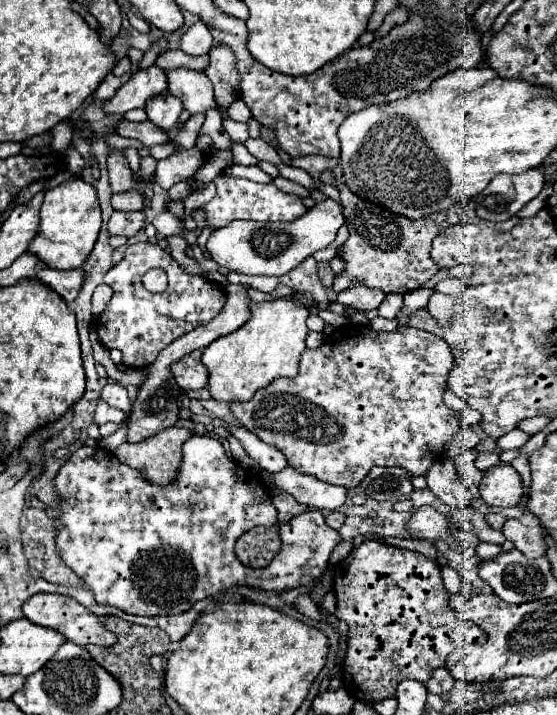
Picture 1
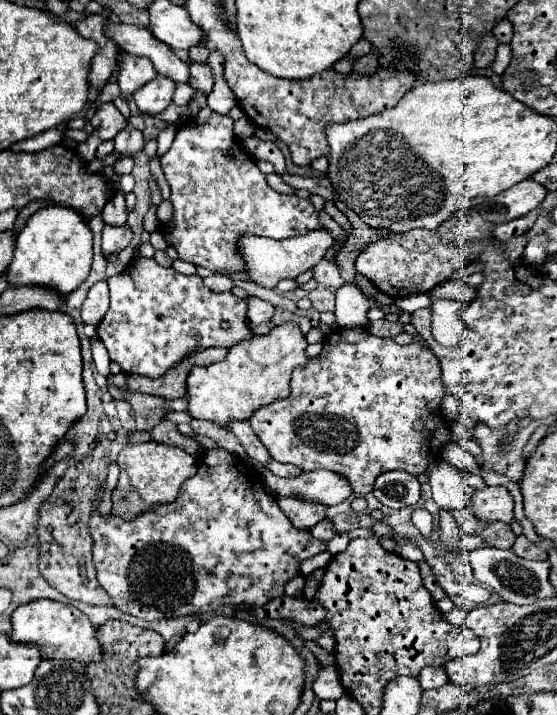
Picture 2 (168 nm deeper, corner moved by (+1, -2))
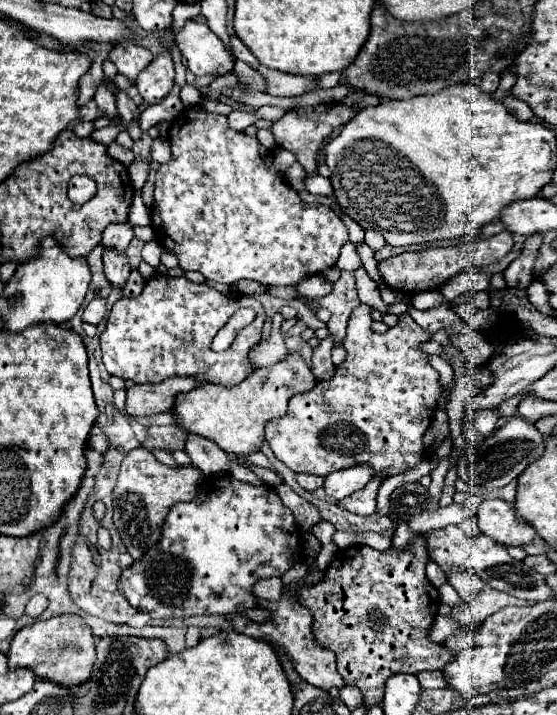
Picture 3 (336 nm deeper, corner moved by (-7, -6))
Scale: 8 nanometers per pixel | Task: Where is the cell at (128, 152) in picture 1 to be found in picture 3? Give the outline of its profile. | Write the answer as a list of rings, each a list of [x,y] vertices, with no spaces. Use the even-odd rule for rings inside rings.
[[[140,191],[134,193],[132,207],[130,207],[130,213],[128,213],[128,221],[132,225],[150,225],[150,211],[142,201],[142,193]]]

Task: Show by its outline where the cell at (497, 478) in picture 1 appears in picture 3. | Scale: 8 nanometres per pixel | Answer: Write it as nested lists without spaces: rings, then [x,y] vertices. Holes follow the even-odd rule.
[[[484,499],[478,509],[480,531],[502,545],[526,545],[534,539],[534,529],[516,515],[514,503],[504,499]]]

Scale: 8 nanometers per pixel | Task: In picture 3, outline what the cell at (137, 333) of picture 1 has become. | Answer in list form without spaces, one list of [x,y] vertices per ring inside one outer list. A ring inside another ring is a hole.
[[[156,275],[146,281],[138,297],[122,297],[110,309],[106,329],[100,335],[102,361],[110,375],[136,383],[162,383],[170,377],[194,375],[196,379],[234,385],[252,371],[252,365],[246,361],[248,349],[262,339],[264,319],[264,307],[250,295],[228,297],[206,283],[192,283],[186,277]],[[148,305],[154,311],[148,311]],[[242,307],[252,307],[256,319],[238,333],[236,341],[226,351],[212,351],[210,345],[218,329]]]

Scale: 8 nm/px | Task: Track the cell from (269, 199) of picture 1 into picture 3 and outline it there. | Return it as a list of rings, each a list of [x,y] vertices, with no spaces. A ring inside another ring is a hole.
[[[190,107],[190,109],[184,109],[184,113],[180,113],[180,115],[172,121],[170,131],[168,131],[168,137],[170,137],[170,145],[172,145],[172,159],[170,159],[170,163],[160,165],[160,169],[158,169],[158,173],[156,173],[154,207],[152,207],[152,227],[154,227],[156,239],[162,243],[162,247],[166,247],[166,249],[170,249],[170,251],[174,251],[174,253],[178,255],[180,267],[182,267],[184,271],[200,271],[206,279],[218,281],[218,283],[226,283],[226,285],[232,285],[232,283],[236,283],[236,281],[240,281],[240,279],[254,279],[254,281],[258,281],[258,283],[270,287],[270,285],[296,285],[300,279],[306,279],[306,277],[310,277],[310,275],[318,275],[318,273],[326,271],[328,267],[336,265],[338,255],[340,255],[340,247],[344,245],[344,241],[348,241],[348,229],[346,229],[346,225],[338,219],[338,215],[336,215],[330,207],[304,205],[304,203],[300,201],[298,193],[296,193],[290,185],[282,185],[282,175],[280,175],[278,171],[274,171],[274,167],[272,167],[272,153],[270,153],[268,149],[264,149],[255,136],[251,137],[245,132],[235,131],[228,127],[224,115],[208,113],[208,111],[200,109],[200,107]],[[182,115],[184,115],[184,121],[182,121]],[[200,117],[204,119],[202,123],[200,123]],[[194,119],[196,119],[196,121],[194,121]],[[220,143],[226,143],[226,147],[222,147],[222,149],[218,151],[218,145],[220,145]],[[253,147],[256,151],[252,151]],[[248,149],[250,149],[250,151],[248,151]],[[248,153],[251,155],[250,159],[252,159],[252,153],[254,153],[254,157],[256,157],[256,153],[258,153],[258,165],[253,166],[250,160],[248,163],[246,162],[244,157],[248,157]],[[260,159],[262,159],[262,167],[260,167]],[[264,159],[266,159],[266,161],[264,161]]]

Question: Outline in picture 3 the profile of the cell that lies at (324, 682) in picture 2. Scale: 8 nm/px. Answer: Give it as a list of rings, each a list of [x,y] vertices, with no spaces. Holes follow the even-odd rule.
[[[284,589],[280,601],[260,601],[260,607],[270,609],[274,613],[274,617],[270,621],[266,621],[266,623],[252,623],[244,615],[234,617],[232,619],[234,631],[250,635],[254,639],[266,639],[266,641],[272,641],[272,643],[278,643],[280,647],[284,647],[286,653],[290,655],[290,659],[294,661],[296,671],[300,673],[300,677],[306,683],[310,683],[310,685],[314,685],[318,689],[324,689],[324,691],[330,691],[332,687],[338,687],[338,689],[344,687],[344,681],[336,671],[336,655],[330,649],[322,649],[320,645],[316,645],[312,631],[312,615],[304,605],[300,605],[296,601],[296,597],[292,593],[288,593]]]

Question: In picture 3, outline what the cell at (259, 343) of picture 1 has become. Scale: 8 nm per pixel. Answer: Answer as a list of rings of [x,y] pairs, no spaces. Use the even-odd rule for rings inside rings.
[[[288,353],[280,363],[254,369],[238,385],[228,387],[222,383],[204,383],[188,393],[178,393],[174,411],[178,415],[178,425],[188,433],[212,439],[228,453],[254,453],[264,441],[264,423],[274,417],[286,415],[290,397],[310,391],[314,383],[316,377],[312,375],[302,355]]]

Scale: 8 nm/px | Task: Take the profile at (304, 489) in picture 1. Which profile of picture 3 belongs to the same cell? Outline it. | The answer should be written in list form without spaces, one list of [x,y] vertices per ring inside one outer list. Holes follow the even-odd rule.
[[[356,465],[350,469],[334,471],[334,473],[326,475],[324,491],[334,499],[344,499],[344,497],[360,491],[362,487],[366,487],[366,483],[372,479],[370,471],[372,469],[368,465]]]

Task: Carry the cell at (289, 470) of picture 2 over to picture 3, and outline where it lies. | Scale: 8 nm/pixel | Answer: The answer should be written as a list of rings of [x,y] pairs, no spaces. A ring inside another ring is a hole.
[[[298,473],[298,475],[296,475],[296,481],[298,481],[298,485],[300,485],[302,489],[306,489],[306,491],[314,491],[314,489],[322,487],[322,483],[324,483],[322,477],[318,477],[318,475],[306,475],[306,473]]]

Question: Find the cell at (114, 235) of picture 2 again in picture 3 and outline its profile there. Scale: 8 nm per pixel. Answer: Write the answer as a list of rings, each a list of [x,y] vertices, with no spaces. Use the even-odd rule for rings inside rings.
[[[104,251],[104,273],[112,287],[122,287],[130,273],[130,263],[126,253],[118,255],[118,251]]]

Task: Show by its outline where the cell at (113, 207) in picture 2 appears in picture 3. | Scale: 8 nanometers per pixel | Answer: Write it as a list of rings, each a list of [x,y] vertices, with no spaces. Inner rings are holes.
[[[110,223],[110,227],[106,227],[104,237],[102,237],[102,245],[104,247],[114,247],[116,251],[126,251],[130,239],[134,237],[134,229],[130,227],[130,223]]]

